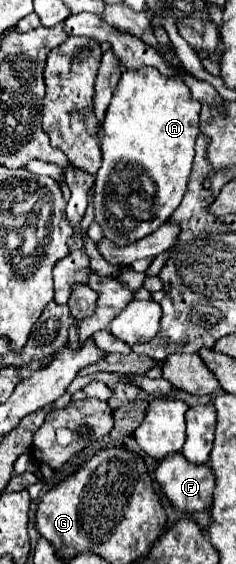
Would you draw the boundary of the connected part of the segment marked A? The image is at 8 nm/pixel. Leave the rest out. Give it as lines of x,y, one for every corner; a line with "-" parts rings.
156,67
142,69
124,69
114,93
110,107
106,109
106,117
102,123
104,135
100,141
102,149
102,167
96,173
94,187
94,213
96,223
102,227
104,237
116,245
134,243
142,237
156,231
174,209
180,205
186,183
192,171
194,161
194,141
200,133
198,129
200,103
192,99
188,85
180,75
166,77

